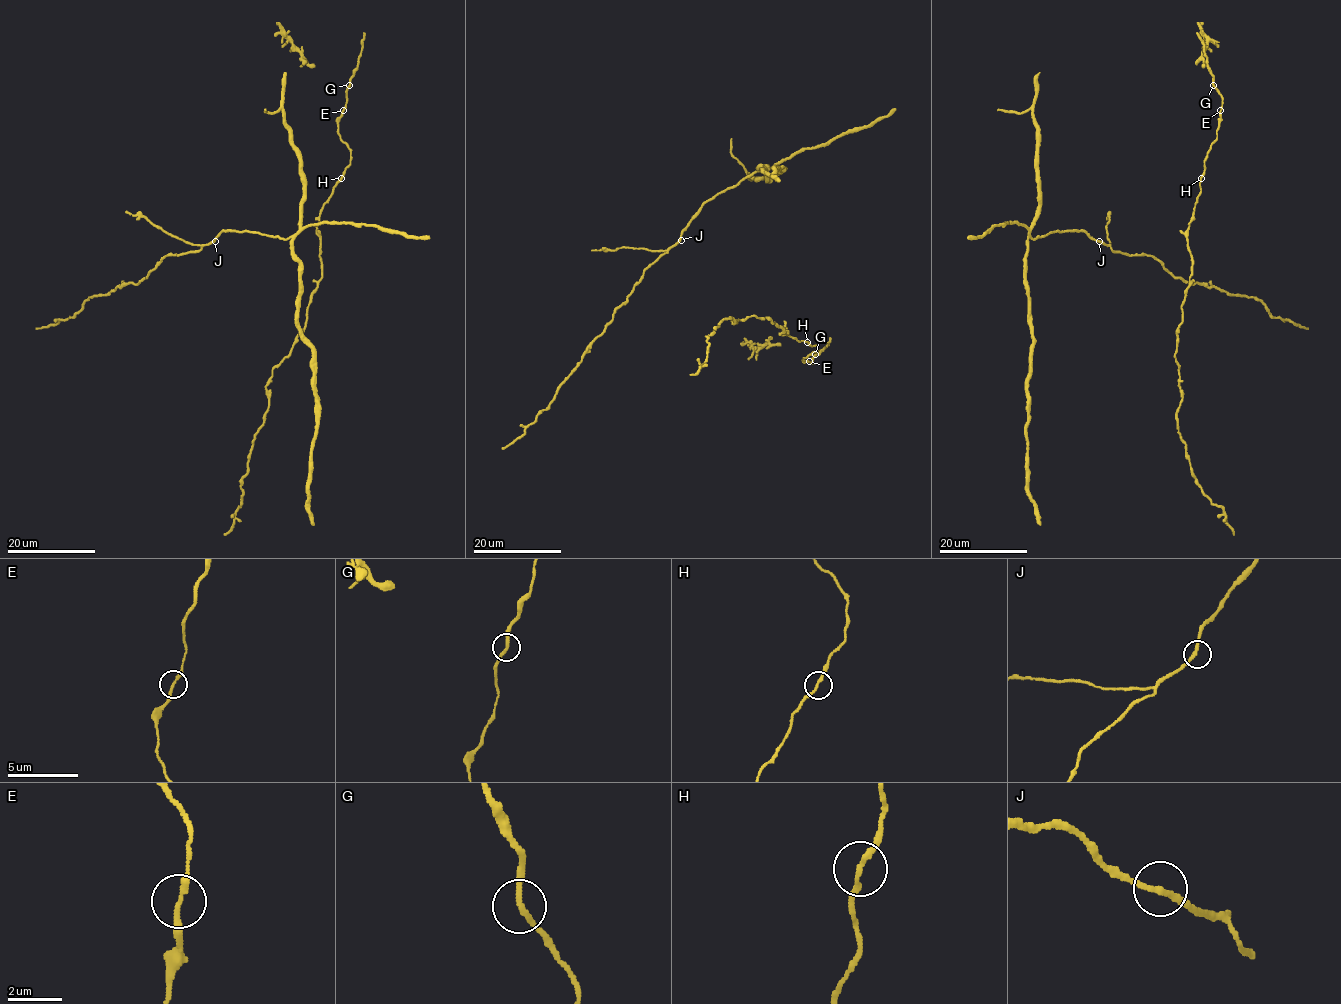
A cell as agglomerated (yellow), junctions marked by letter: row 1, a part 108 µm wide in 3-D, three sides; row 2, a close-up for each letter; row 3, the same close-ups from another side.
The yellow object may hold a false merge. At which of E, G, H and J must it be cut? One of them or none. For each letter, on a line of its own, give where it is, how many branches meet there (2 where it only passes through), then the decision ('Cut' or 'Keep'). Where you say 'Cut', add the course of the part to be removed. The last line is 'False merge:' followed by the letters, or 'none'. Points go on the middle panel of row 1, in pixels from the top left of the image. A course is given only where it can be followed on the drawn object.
E: Place: (809, 361). Branches: 2. Keep
G: Place: (815, 354). Branches: 2. Keep
H: Place: (807, 342). Branches: 2. Cut. Course of the part to remove: (808, 342), (799, 342), (765, 317), (735, 323), (730, 317), (708, 337), (706, 360), (689, 375)
J: Place: (681, 240). Branches: 2. Keep
False merge: H

